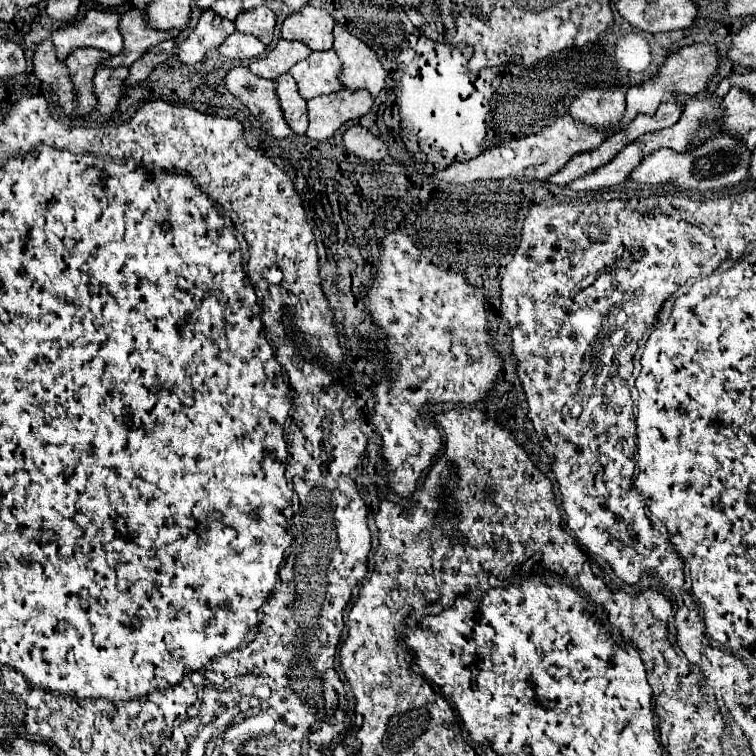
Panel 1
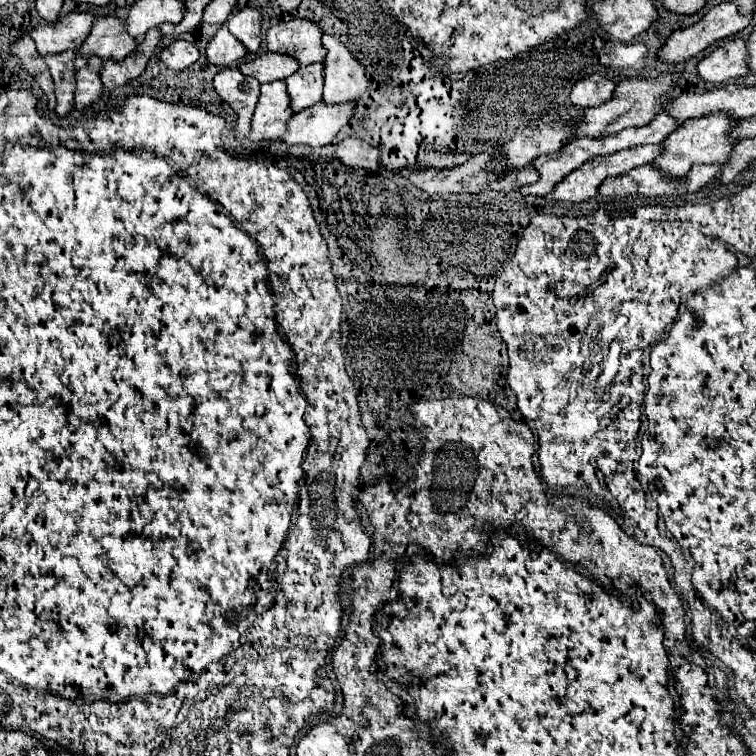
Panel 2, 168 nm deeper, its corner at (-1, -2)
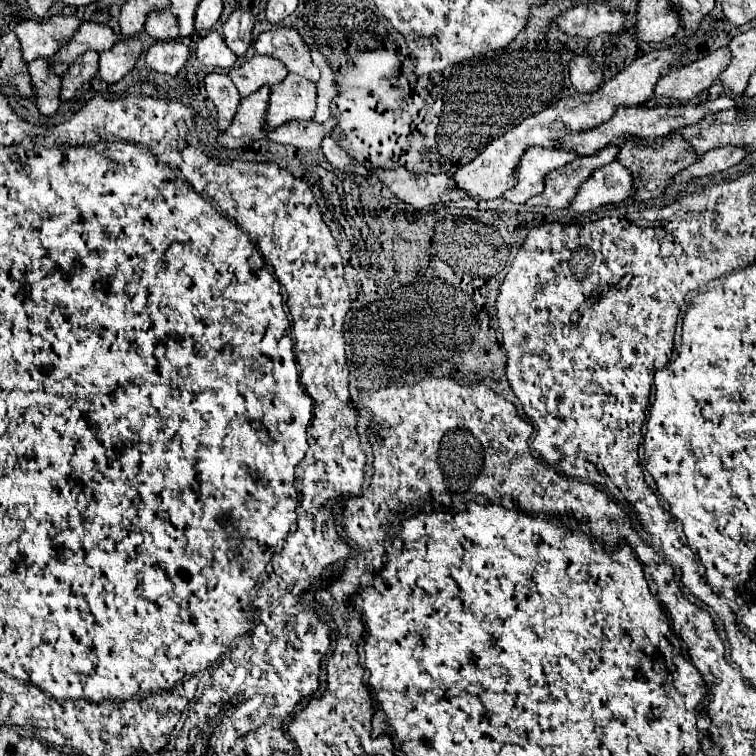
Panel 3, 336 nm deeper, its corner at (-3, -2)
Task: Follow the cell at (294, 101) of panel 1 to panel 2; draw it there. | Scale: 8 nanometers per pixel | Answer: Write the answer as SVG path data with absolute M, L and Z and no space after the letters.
M273 81L261 85L261 97L257 101L251 137L253 139L281 139L285 135L285 123L293 115L289 107L289 93L285 91L285 81Z

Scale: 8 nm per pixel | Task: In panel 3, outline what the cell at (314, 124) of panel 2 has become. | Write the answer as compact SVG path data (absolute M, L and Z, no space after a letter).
M335 119L317 125L313 121L291 121L267 133L267 139L283 145L291 145L297 149L319 149L325 135L329 135L335 127Z

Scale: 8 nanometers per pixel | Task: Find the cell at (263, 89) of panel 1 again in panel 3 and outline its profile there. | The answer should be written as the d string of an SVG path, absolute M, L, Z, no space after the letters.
M207 73L203 85L205 85L207 97L217 107L217 127L219 131L223 131L223 127L227 127L233 121L233 115L237 111L241 97L225 73Z

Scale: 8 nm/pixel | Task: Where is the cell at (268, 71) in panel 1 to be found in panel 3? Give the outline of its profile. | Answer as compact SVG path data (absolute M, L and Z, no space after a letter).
M253 55L243 65L235 67L235 69L229 69L227 75L235 83L239 95L247 97L247 95L255 93L257 89L261 89L263 85L271 87L275 83L281 83L287 77L287 69L277 59L263 57L263 55Z

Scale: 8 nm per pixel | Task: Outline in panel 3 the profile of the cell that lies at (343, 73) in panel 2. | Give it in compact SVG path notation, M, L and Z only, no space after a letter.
M317 49L311 51L311 59L319 67L319 71L321 71L321 77L317 81L317 109L315 109L315 115L313 115L311 121L313 123L325 123L329 119L331 101L337 97L335 75L333 75L333 69L329 67L327 59Z

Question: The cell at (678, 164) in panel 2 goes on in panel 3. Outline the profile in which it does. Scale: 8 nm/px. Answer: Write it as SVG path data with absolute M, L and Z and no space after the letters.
M679 135L663 137L663 139L651 139L651 143L643 145L643 147L625 143L621 147L621 151L619 151L619 163L631 171L633 185L635 185L633 193L635 193L635 199L639 199L639 201L647 201L647 199L659 197L665 191L669 179L675 173L679 173L681 169L689 167L695 159L697 159L695 151L691 151L687 141L683 141Z

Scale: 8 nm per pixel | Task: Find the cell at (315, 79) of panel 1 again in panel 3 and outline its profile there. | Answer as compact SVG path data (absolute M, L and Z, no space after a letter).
M287 75L281 83L269 87L269 107L265 129L271 131L289 121L311 119L315 113L315 83L299 75Z

